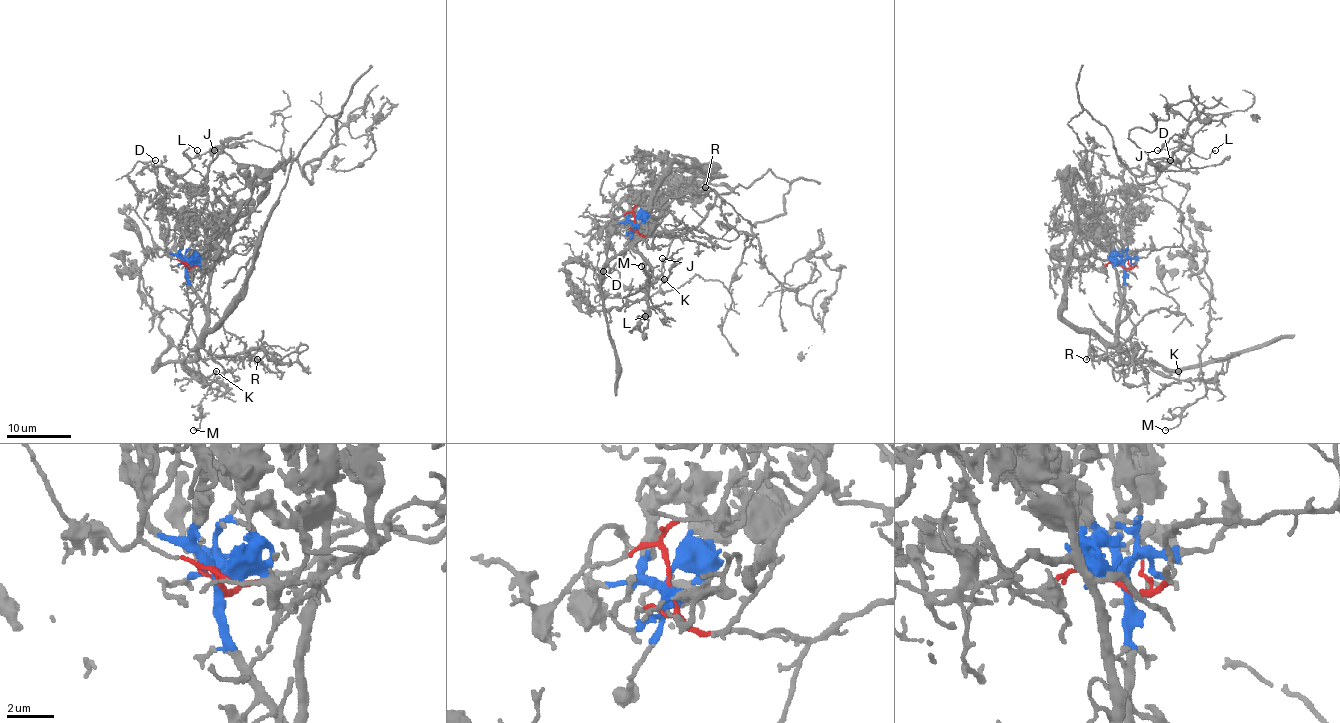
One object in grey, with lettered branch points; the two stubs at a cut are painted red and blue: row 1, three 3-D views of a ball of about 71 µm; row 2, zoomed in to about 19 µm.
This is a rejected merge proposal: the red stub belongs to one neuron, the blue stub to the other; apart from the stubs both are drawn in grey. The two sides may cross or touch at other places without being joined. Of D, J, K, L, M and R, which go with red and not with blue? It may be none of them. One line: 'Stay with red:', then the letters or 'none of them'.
Stay with red: D, J, L

